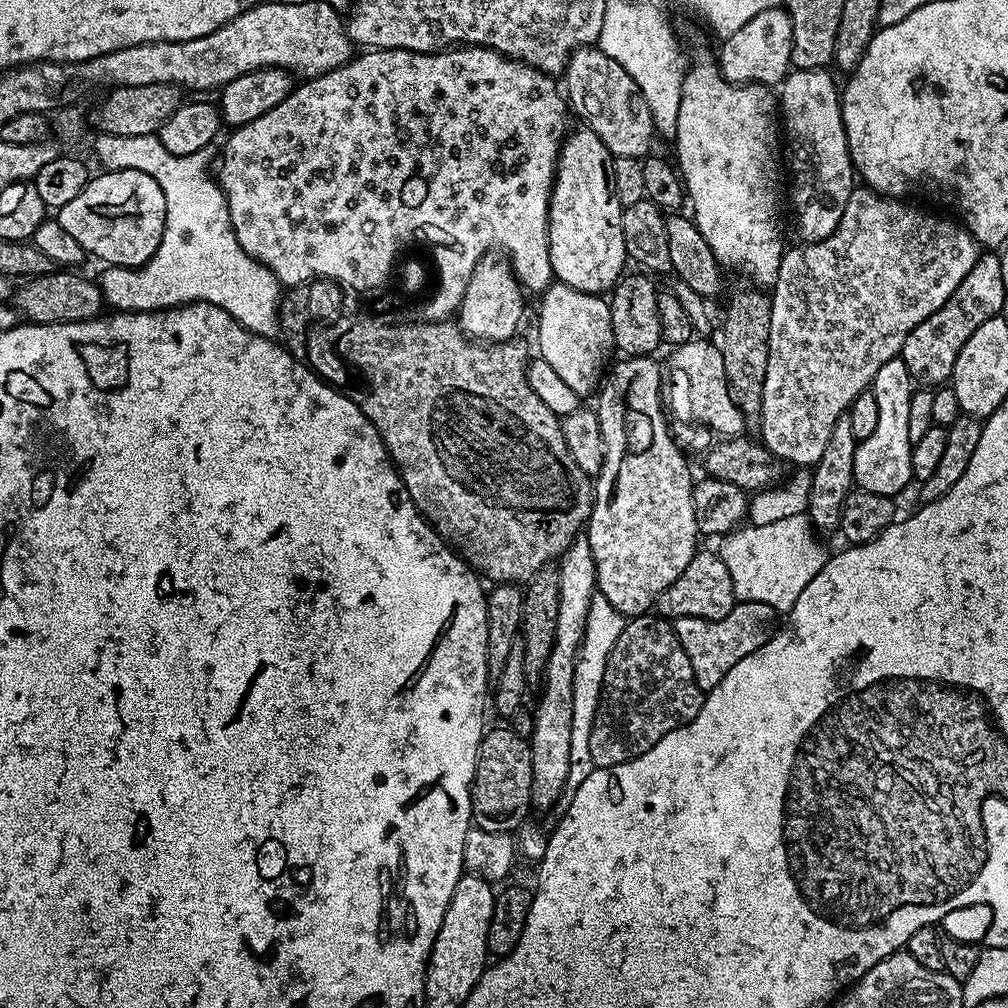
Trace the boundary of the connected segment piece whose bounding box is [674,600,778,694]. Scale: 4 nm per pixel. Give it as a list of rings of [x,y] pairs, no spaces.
[[[737,602],[726,614],[726,618],[707,620],[706,618],[690,618],[677,616],[674,620],[676,637],[682,642],[682,650],[686,650],[686,658],[690,658],[690,666],[694,666],[694,678],[698,682],[701,693],[707,694],[730,674],[730,669],[746,658],[746,654],[754,654],[778,631],[778,614],[766,602]]]

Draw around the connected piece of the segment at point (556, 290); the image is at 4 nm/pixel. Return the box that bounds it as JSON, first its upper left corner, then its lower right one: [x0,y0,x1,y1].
[538,281,615,398]

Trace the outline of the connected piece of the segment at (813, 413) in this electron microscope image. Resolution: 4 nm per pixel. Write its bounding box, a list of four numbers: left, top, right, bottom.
[758,186,982,466]

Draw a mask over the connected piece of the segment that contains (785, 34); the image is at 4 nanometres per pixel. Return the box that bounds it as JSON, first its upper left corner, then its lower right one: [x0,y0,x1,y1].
[720,6,792,85]

